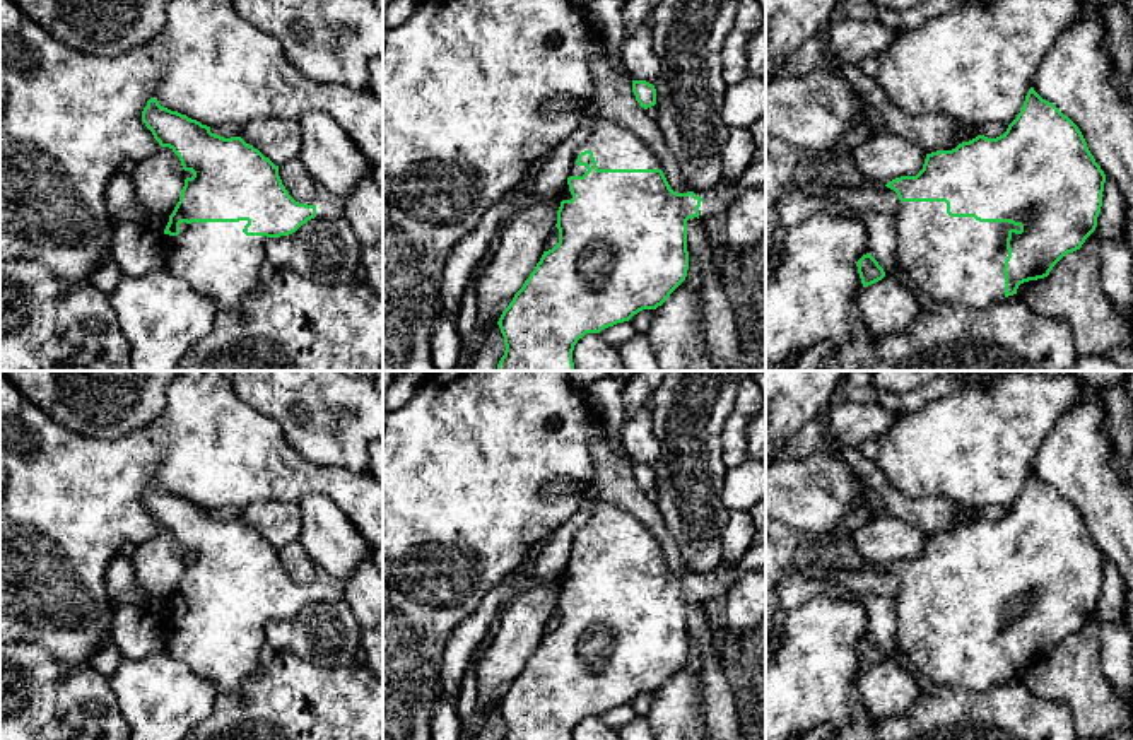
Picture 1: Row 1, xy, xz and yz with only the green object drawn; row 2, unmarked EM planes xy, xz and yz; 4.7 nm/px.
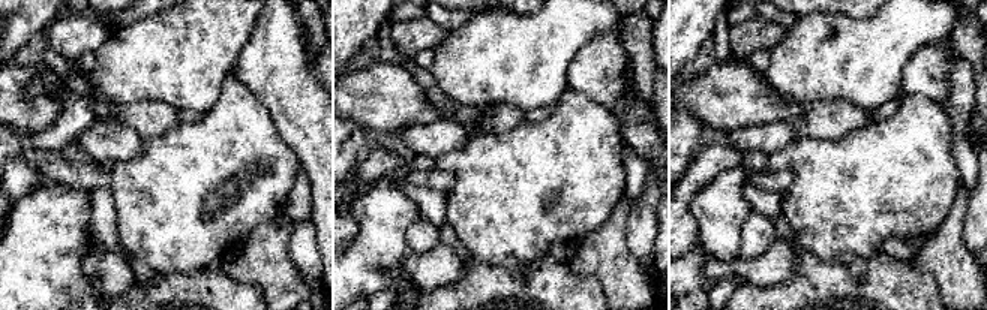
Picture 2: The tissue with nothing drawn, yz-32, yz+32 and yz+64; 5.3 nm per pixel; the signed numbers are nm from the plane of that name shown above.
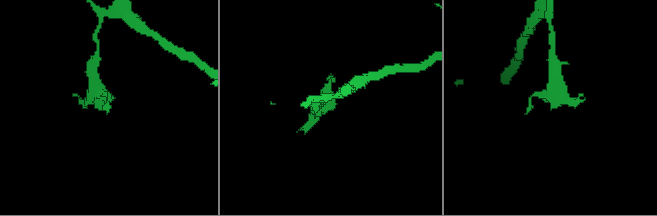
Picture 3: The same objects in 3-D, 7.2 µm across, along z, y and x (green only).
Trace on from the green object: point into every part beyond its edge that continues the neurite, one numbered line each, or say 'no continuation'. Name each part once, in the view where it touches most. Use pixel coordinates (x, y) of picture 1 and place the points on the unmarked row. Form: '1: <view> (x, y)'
1: yz (957, 643)

